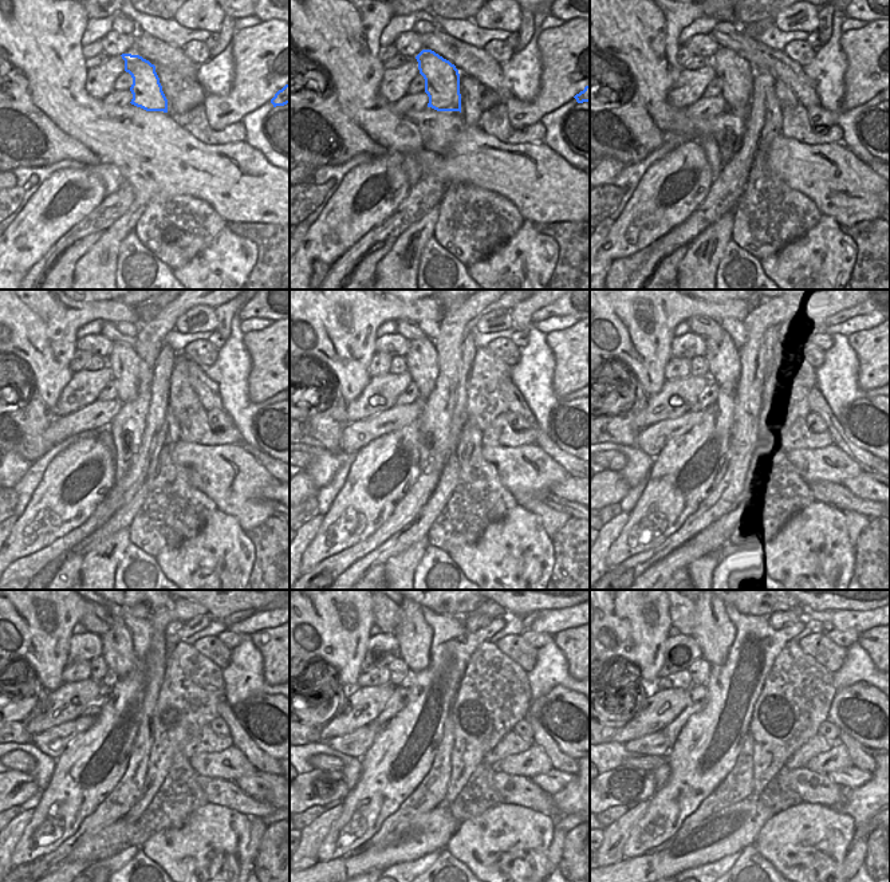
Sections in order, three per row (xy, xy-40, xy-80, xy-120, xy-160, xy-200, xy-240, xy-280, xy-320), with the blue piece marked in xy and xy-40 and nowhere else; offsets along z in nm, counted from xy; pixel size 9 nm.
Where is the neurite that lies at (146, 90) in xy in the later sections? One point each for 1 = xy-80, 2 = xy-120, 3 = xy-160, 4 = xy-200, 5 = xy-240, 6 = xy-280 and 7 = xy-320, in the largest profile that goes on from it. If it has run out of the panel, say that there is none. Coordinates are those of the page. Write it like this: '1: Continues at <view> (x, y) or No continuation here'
1: Continues at xy-80 (737, 75)
2: Continues at xy-120 (123, 362)
3: Continues at xy-160 (422, 359)
4: Continues at xy-200 (721, 355)
5: Continues at xy-240 (117, 644)
6: Continues at xy-280 (414, 636)
7: Continues at xy-320 (713, 632).

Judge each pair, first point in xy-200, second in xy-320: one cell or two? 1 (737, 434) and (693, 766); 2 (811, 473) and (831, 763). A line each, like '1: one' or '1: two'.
1: two
2: one

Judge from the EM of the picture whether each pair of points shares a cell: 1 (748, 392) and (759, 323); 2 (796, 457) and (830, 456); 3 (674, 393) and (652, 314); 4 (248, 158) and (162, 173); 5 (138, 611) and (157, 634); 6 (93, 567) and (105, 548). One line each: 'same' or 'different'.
1: same
2: same
3: different
4: same
5: different
6: same

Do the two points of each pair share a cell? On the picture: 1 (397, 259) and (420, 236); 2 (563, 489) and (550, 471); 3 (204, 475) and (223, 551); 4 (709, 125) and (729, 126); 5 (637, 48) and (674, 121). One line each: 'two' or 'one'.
1: one
2: two
3: two
4: one
5: one

